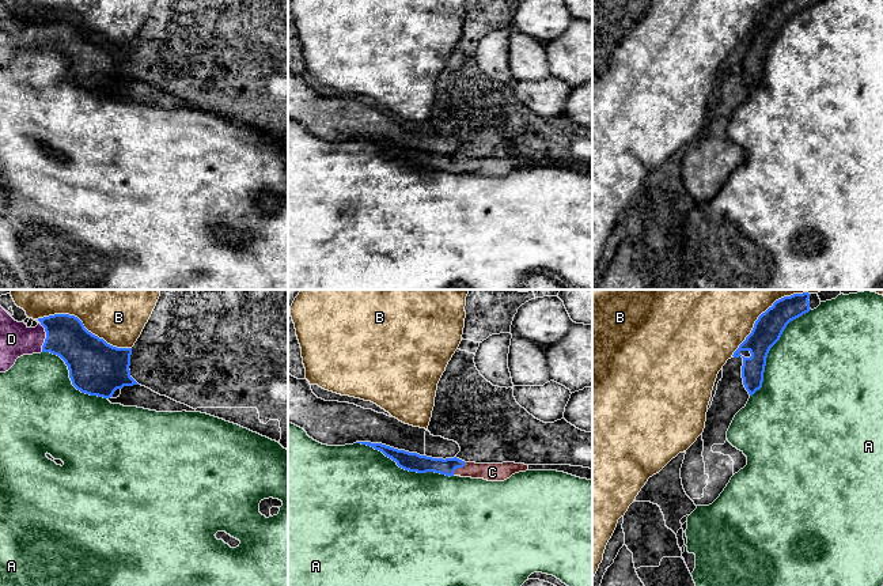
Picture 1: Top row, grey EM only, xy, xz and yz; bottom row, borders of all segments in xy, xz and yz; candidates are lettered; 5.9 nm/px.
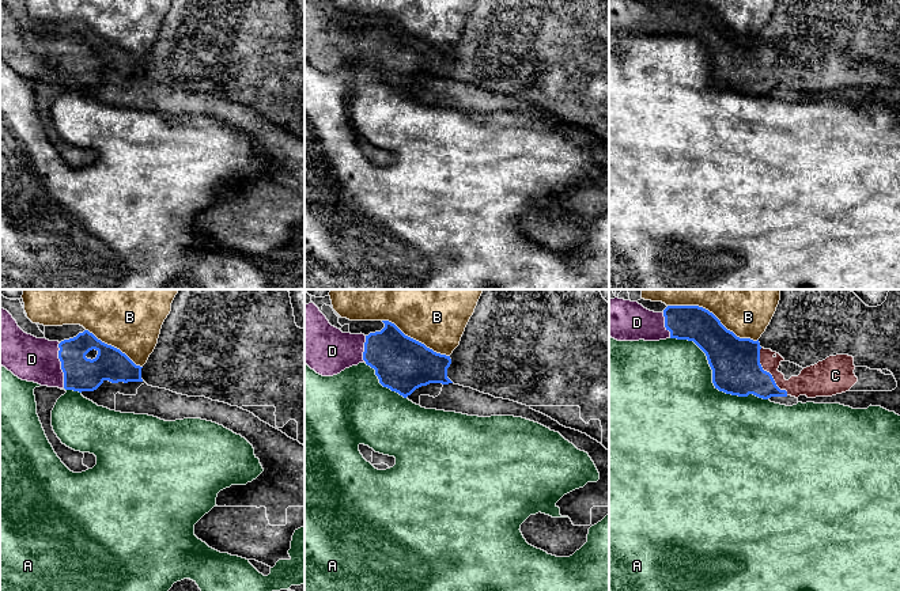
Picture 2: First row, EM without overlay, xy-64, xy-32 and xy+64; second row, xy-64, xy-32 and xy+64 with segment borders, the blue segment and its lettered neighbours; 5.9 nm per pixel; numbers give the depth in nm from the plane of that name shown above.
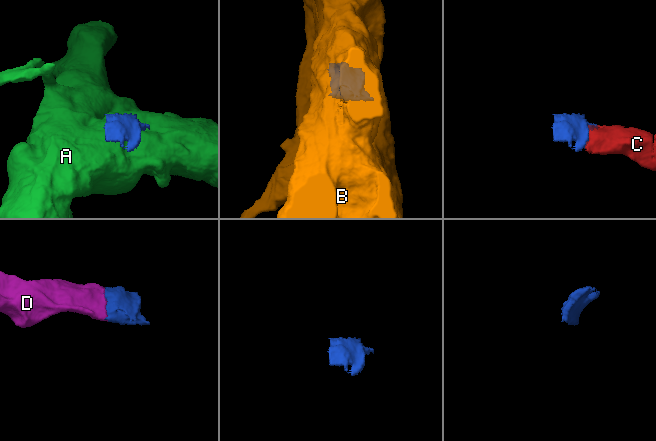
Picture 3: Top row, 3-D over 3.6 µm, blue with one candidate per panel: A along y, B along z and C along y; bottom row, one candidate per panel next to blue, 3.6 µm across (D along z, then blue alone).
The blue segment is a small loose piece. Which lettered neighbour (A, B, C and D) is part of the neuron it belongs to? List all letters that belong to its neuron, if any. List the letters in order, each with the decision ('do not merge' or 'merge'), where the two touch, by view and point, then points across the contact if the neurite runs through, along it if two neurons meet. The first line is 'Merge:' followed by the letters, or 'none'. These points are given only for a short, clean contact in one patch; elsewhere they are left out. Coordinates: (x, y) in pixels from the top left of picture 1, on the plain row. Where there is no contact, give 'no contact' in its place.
Merge: C, D
A: do not merge | xz (405, 165)
B: do not merge | xy (83, 21)
C: merge | xz (458, 162)
D: merge | xy (46, 33)

